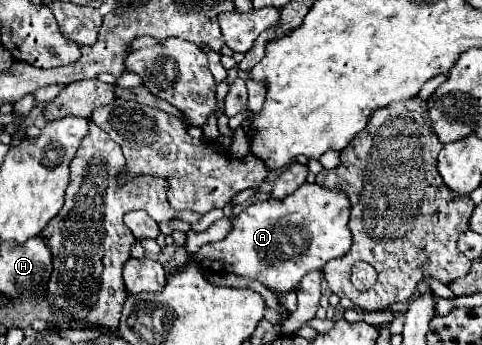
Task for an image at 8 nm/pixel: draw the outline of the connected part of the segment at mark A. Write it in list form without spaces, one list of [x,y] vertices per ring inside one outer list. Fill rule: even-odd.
[[[304,183],[300,189],[296,189],[292,195],[284,199],[266,199],[252,203],[250,207],[242,209],[240,215],[232,217],[232,231],[216,243],[200,247],[198,253],[194,253],[194,259],[210,267],[212,263],[222,263],[222,265],[232,265],[234,275],[242,275],[248,279],[256,279],[262,285],[266,285],[276,299],[288,291],[294,291],[300,283],[300,279],[308,271],[320,271],[324,263],[344,255],[350,245],[352,245],[352,235],[348,229],[348,213],[350,213],[350,203],[348,197],[342,191],[330,191],[320,185],[310,185]]]

